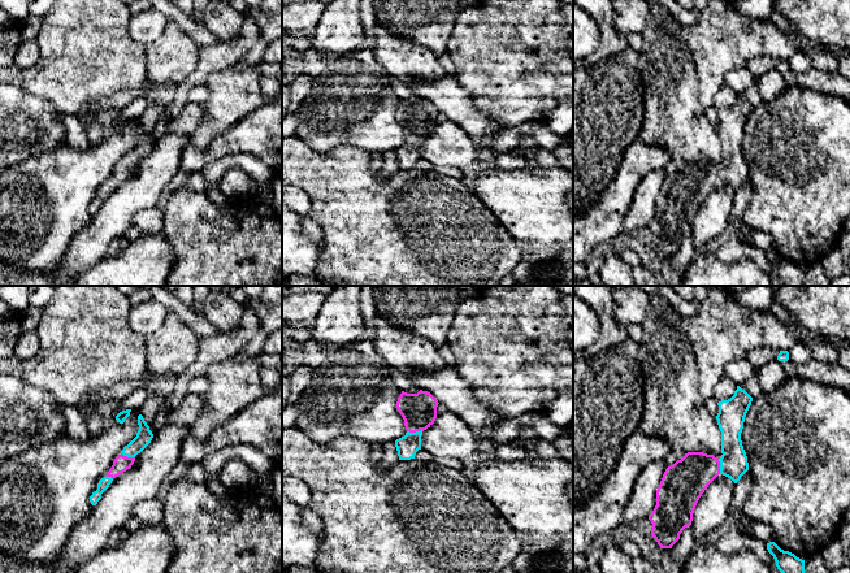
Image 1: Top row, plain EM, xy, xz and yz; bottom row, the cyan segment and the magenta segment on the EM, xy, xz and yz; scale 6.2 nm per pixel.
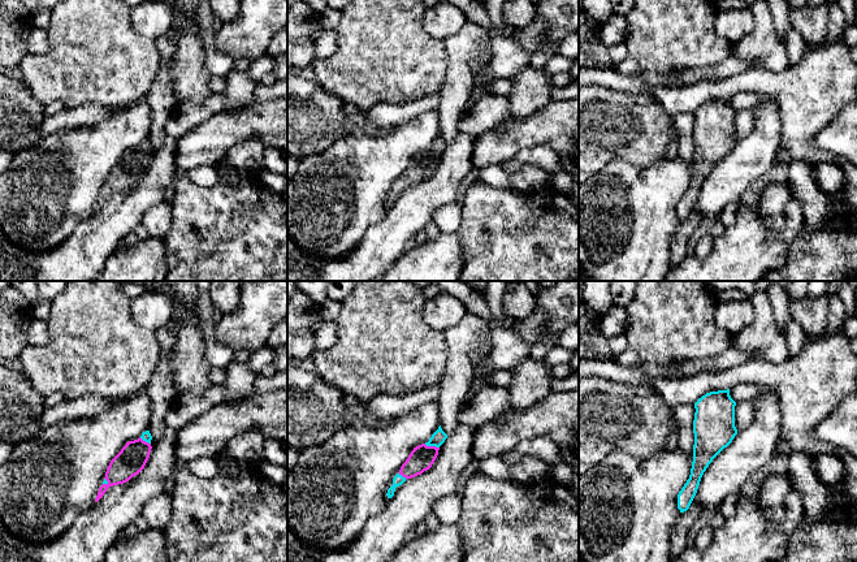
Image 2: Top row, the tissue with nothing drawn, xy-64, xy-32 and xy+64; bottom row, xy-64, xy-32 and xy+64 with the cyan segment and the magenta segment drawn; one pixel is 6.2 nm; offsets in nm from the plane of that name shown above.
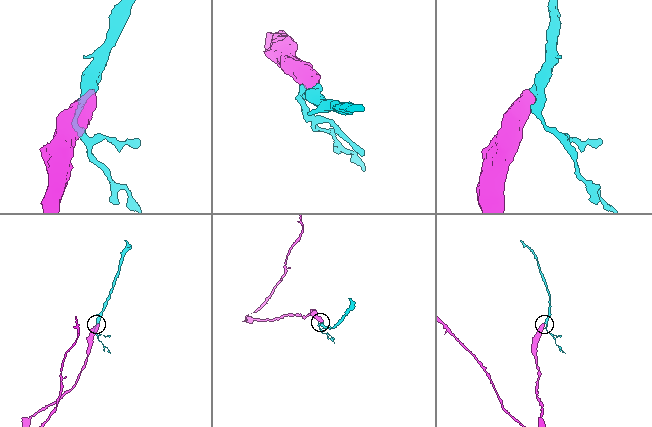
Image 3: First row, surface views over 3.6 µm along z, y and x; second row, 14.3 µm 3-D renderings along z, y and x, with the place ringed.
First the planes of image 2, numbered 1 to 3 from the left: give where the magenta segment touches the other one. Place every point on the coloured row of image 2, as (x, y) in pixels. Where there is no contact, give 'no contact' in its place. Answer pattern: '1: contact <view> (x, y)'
1: contact xy-64 (145, 440)
2: contact xy-32 (432, 445)
3: no contact

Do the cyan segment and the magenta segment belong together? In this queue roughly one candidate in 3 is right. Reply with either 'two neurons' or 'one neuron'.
one neuron

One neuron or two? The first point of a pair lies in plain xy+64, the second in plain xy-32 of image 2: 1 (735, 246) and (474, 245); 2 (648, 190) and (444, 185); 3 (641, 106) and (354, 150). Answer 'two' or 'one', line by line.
1: two
2: two
3: two

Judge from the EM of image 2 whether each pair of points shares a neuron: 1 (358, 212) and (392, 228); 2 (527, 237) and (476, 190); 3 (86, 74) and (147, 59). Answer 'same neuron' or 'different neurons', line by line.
1: different neurons
2: same neuron
3: same neuron

